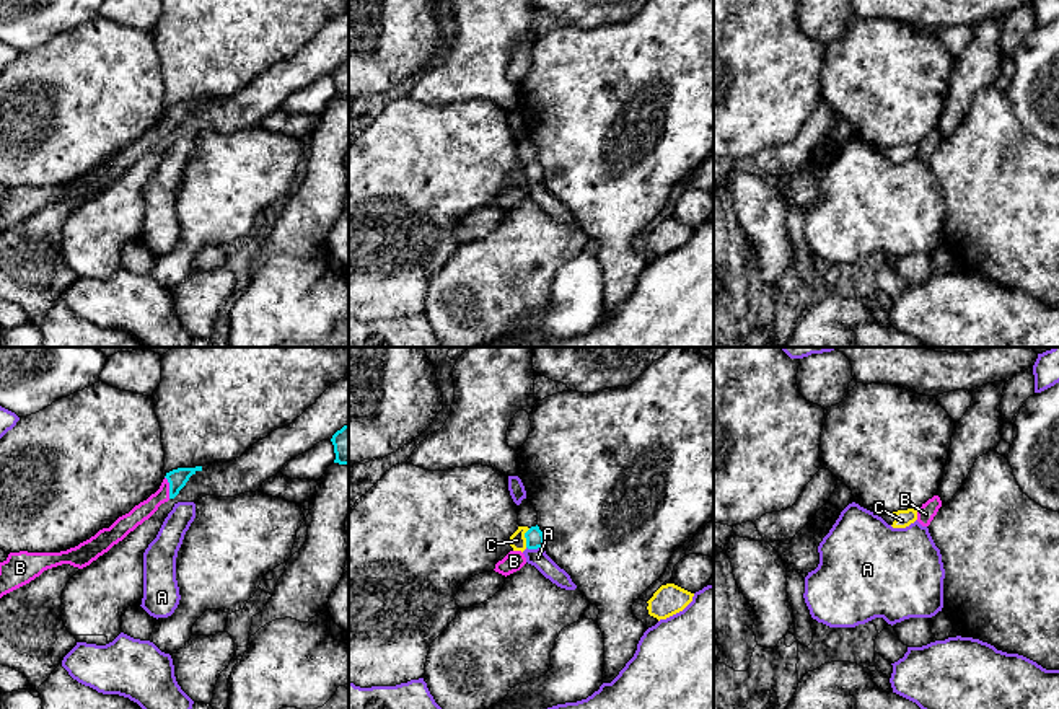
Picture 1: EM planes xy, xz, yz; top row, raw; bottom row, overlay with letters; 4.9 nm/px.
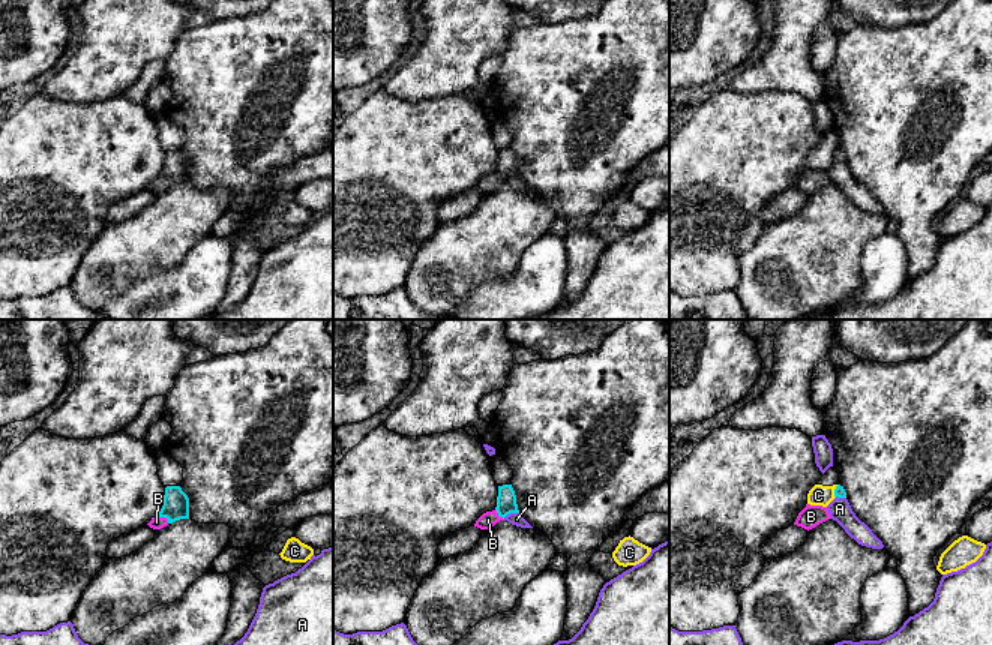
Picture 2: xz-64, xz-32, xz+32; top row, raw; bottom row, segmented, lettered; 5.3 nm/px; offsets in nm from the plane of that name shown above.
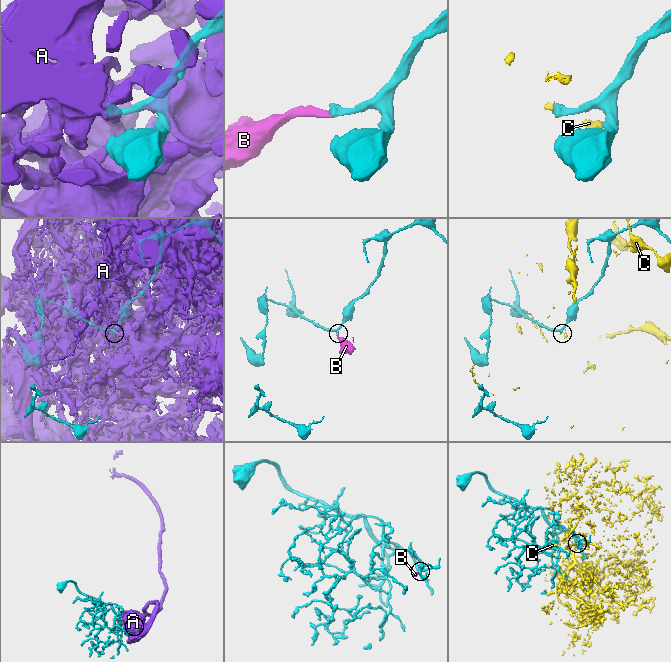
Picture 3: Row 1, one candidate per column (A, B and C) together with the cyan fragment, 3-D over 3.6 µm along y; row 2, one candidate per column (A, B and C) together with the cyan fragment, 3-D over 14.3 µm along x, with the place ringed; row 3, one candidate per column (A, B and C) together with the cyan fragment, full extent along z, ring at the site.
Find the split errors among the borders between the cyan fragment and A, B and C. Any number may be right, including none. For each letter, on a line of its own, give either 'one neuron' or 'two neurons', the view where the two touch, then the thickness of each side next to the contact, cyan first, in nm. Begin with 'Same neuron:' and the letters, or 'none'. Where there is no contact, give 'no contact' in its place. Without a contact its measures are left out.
Same neuron: B
A: two neurons; meets cyan in xz; 90 nm thick on the cyan side, 90 nm on the other
B: one neuron; meets cyan in xy; 90 nm thick on the cyan side, 90 nm on the other
C: two neurons; meets cyan in xz; 90 nm thick on the cyan side, 80 nm on the other

